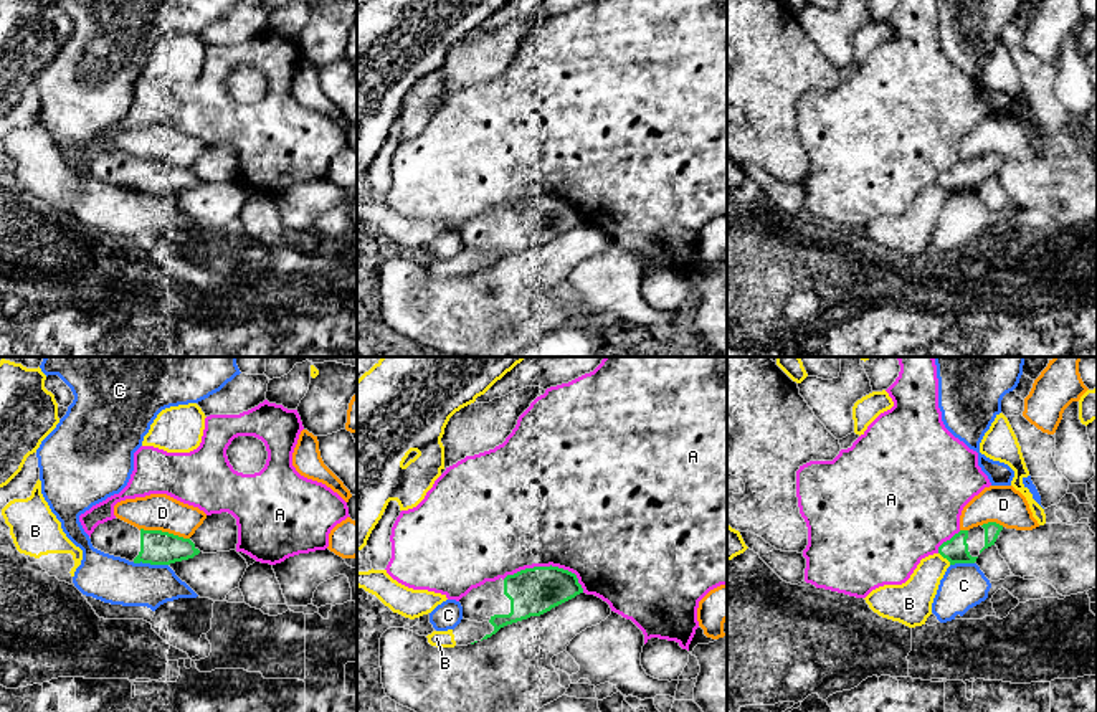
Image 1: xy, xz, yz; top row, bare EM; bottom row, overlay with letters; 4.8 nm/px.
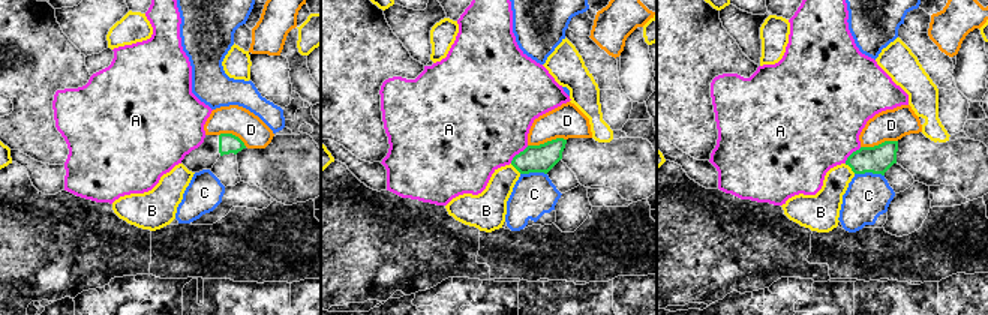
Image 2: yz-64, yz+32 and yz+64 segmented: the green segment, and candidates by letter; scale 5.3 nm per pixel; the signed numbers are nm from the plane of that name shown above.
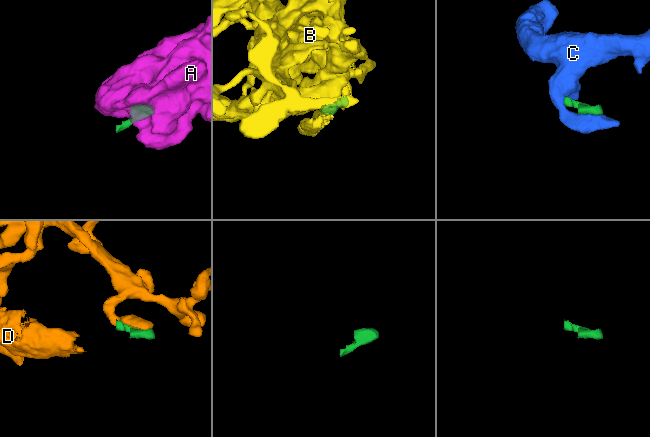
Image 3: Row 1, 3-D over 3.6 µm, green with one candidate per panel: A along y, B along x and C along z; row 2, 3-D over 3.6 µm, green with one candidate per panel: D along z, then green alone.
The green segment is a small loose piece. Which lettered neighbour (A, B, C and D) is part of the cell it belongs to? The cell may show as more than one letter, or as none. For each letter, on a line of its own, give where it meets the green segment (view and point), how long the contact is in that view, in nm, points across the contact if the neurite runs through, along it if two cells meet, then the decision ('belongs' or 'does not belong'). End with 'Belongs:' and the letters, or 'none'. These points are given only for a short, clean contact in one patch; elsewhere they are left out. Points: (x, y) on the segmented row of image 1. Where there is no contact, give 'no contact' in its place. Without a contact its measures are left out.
A: contact xz (547, 567); length 400 nm; does not belong
B: contact yz (945, 557); length 90 nm; does not belong
C: contact xy (151, 564); length 180 nm; border xy (132, 562), (167, 565); does not belong
D: contact xy (164, 532); length 260 nm; does not belong
Belongs: none

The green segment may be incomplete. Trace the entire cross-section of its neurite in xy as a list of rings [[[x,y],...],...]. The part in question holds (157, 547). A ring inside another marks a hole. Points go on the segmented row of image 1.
[[[117,517],[99,524],[89,539],[94,548],[134,563],[170,565],[200,553],[190,539],[162,530],[139,530]]]

